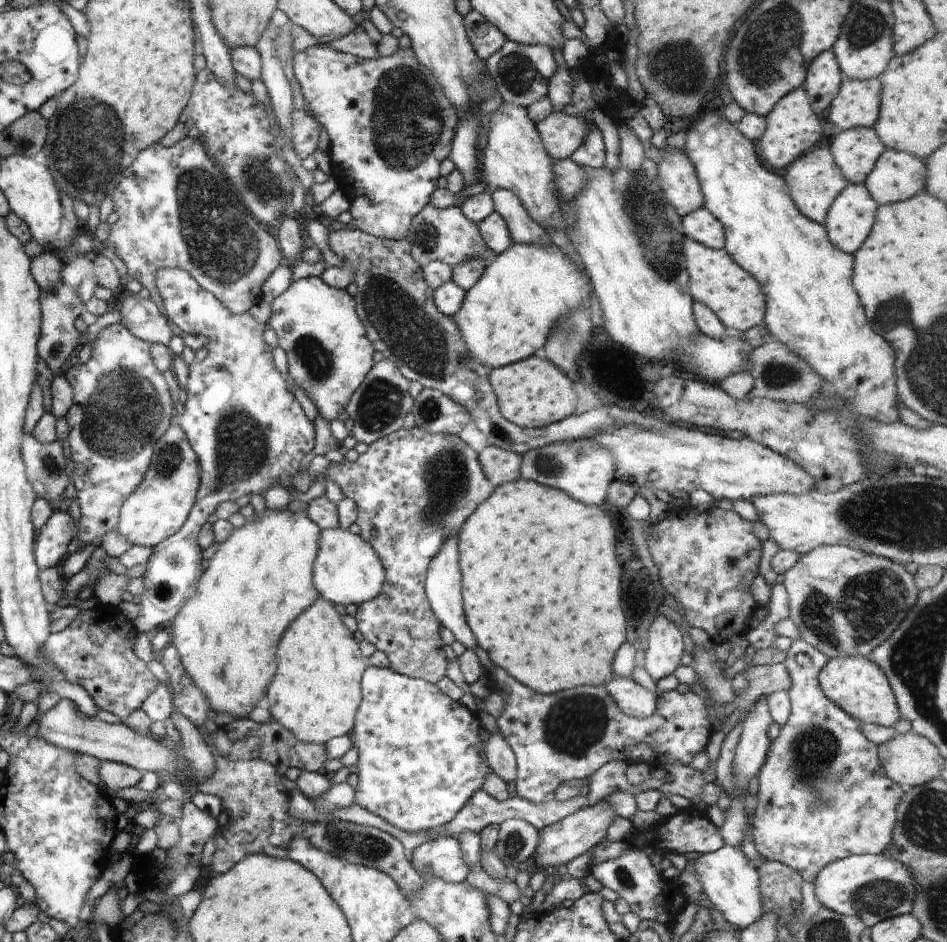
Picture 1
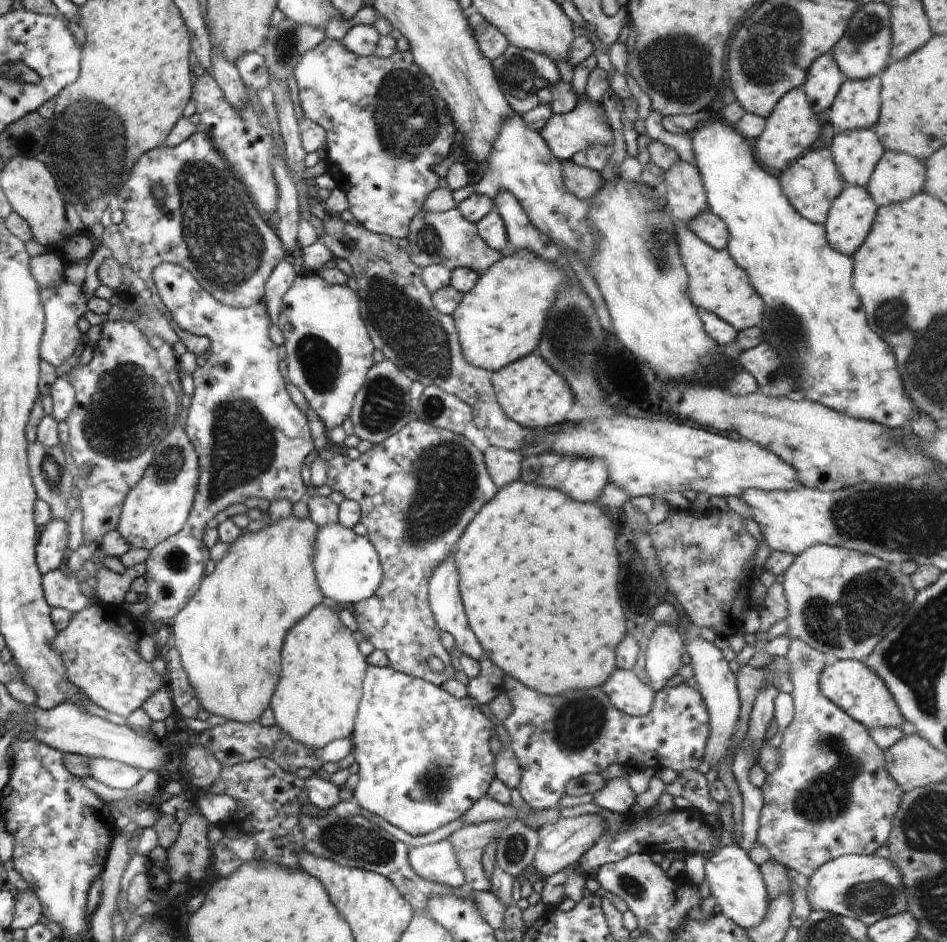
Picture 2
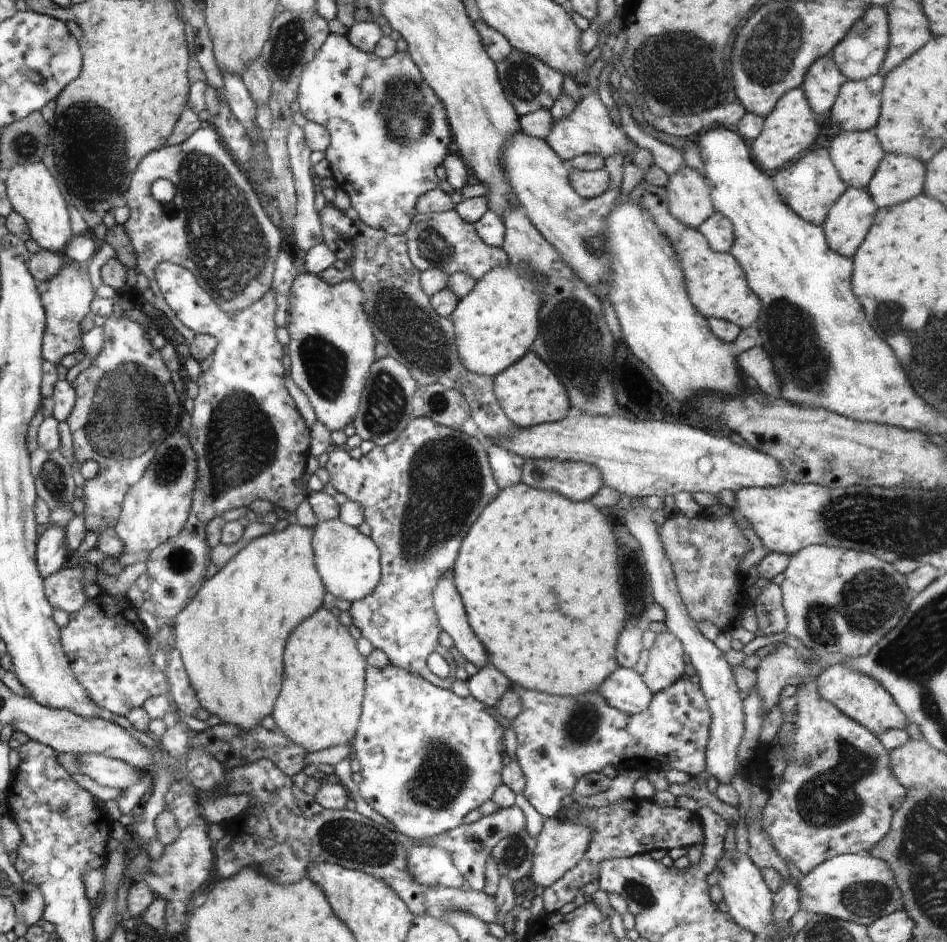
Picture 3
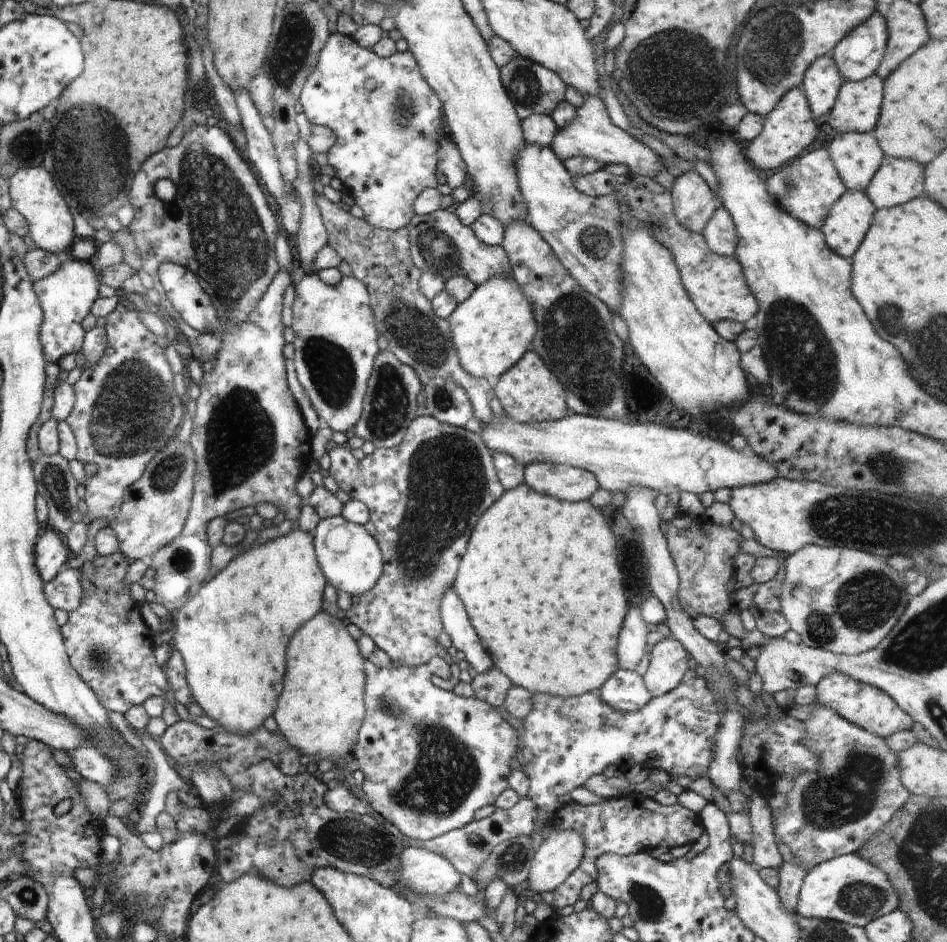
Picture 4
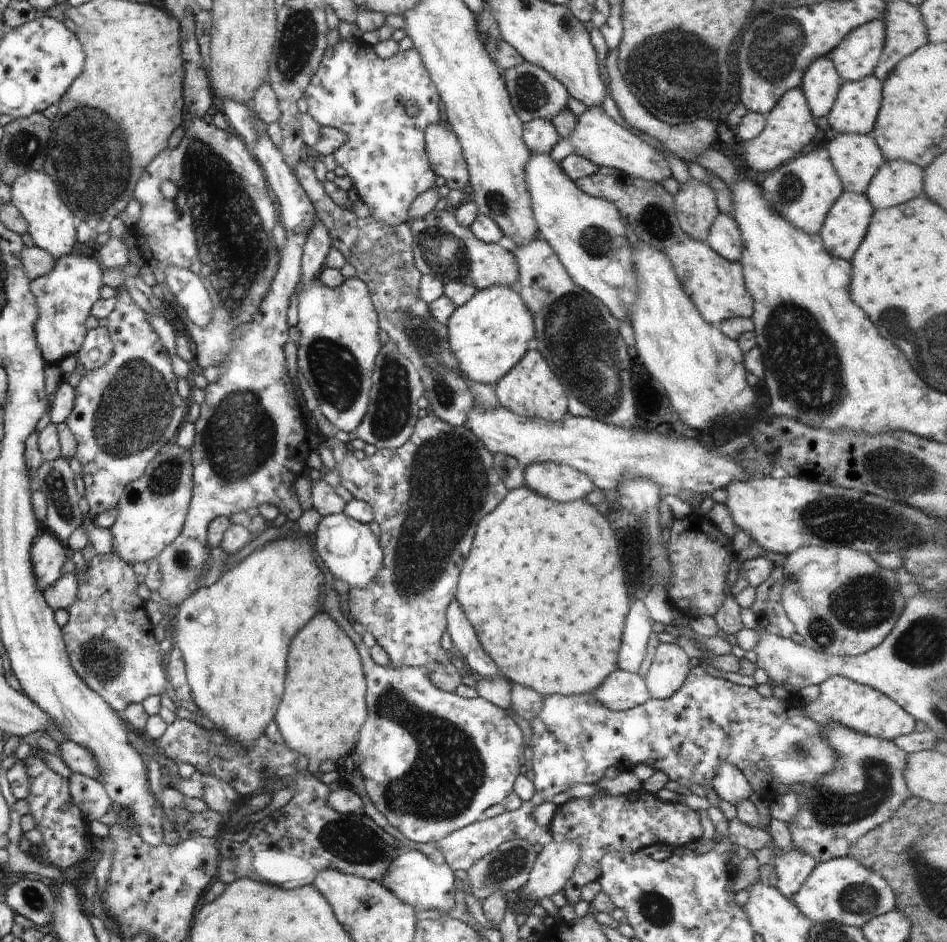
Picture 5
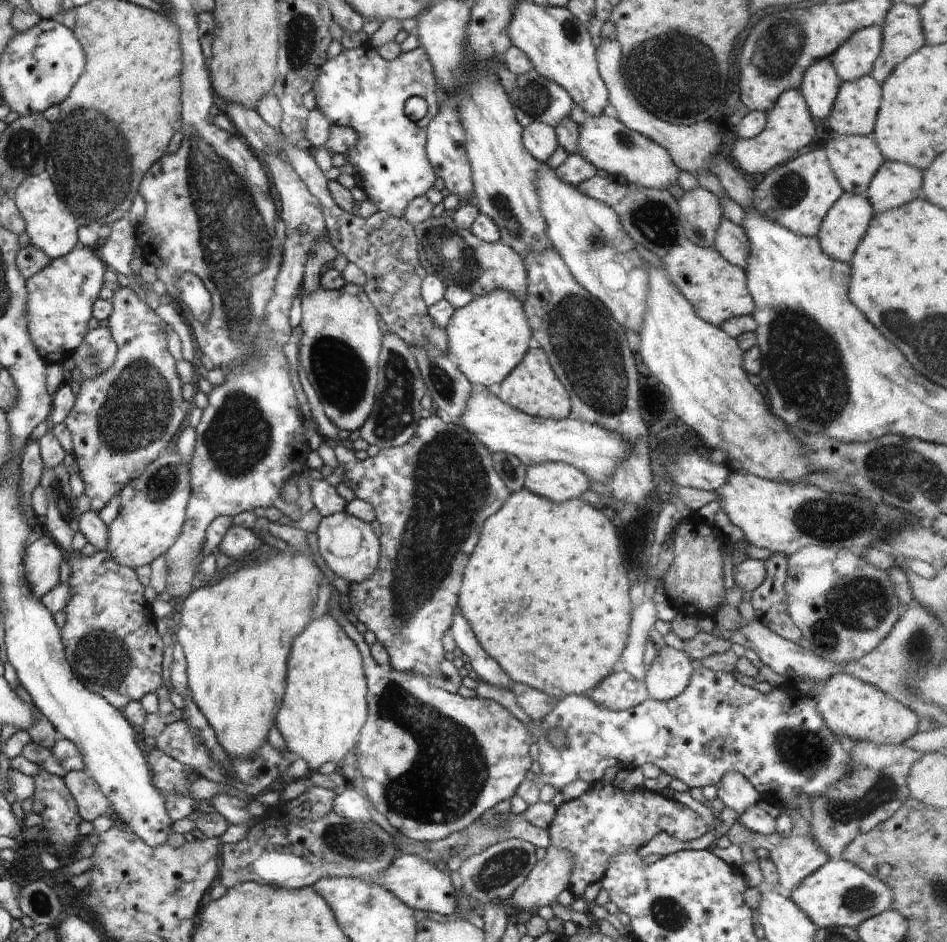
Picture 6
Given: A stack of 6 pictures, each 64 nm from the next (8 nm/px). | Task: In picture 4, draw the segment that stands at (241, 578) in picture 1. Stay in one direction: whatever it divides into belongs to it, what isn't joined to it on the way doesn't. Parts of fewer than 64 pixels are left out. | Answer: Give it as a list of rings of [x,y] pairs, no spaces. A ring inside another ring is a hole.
[[[284,528],[281,535],[274,540],[265,542],[257,548],[254,545],[250,550],[246,551],[240,556],[234,557],[234,559],[222,570],[222,572],[214,574],[214,578],[206,582],[198,594],[188,600],[184,607],[173,615],[172,632],[169,636],[174,639],[174,648],[177,652],[180,652],[180,656],[183,659],[188,687],[192,690],[194,701],[200,705],[200,708],[204,710],[205,714],[214,718],[221,726],[226,728],[232,728],[236,730],[240,736],[244,734],[254,734],[256,730],[259,730],[264,721],[273,716],[276,709],[278,698],[280,698],[283,690],[283,681],[285,676],[286,667],[286,648],[288,647],[289,640],[294,635],[294,632],[304,625],[304,622],[313,618],[318,612],[322,611],[323,593],[326,587],[326,578],[322,576],[322,572],[318,566],[315,549],[313,546],[313,536],[310,532],[304,532],[304,530],[290,531]]]

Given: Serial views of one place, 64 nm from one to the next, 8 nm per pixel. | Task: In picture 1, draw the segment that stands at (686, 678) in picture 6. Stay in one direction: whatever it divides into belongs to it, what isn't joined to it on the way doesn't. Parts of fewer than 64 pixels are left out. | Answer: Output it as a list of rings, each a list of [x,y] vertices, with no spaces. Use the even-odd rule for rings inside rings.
[[[657,614],[648,632],[648,648],[644,651],[643,666],[657,683],[672,675],[680,666],[684,654],[684,638],[679,626]]]

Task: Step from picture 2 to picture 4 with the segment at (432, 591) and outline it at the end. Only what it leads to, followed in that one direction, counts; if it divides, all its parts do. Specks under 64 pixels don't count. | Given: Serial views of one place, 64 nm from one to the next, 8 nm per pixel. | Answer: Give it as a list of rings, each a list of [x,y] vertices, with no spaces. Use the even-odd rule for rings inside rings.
[[[452,586],[440,598],[440,618],[443,631],[452,639],[452,646],[462,653],[464,666],[477,674],[484,674],[494,668],[490,656],[484,650],[478,634],[472,628],[464,604]]]

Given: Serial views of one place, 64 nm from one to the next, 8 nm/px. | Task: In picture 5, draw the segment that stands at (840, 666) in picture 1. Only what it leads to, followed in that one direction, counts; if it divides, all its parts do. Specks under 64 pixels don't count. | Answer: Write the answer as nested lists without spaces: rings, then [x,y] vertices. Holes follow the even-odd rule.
[[[832,676],[820,684],[820,694],[816,702],[808,705],[806,716],[820,725],[840,722],[842,726],[856,730],[860,734],[882,738],[888,741],[911,734],[916,728],[916,720],[896,705],[888,696],[870,686],[853,682],[848,677]]]

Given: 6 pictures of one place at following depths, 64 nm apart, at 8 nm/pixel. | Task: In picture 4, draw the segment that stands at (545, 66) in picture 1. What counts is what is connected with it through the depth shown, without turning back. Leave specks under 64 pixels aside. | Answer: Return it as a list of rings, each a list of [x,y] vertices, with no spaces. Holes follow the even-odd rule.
[[[519,55],[514,56],[508,64],[504,64],[499,69],[499,72],[508,99],[511,100],[520,121],[532,116],[532,114],[551,115],[552,110],[562,100],[565,100],[566,86],[564,85],[564,80],[557,76],[556,72],[544,68],[538,62],[530,60],[530,58],[524,58],[524,56]]]

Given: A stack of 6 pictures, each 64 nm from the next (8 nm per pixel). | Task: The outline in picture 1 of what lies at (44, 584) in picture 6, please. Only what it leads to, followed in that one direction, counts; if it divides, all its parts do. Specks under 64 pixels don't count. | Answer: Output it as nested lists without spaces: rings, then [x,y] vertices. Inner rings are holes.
[[[56,510],[40,529],[35,546],[36,562],[40,572],[60,567],[68,556],[67,548],[76,534],[76,522],[69,512]]]

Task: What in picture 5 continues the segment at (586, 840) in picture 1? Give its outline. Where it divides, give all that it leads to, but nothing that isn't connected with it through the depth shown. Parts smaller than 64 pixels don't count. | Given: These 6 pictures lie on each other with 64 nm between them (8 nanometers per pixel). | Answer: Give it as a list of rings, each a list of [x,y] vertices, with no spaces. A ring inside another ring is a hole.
[[[572,840],[550,842],[536,856],[526,885],[518,890],[520,898],[538,900],[550,898],[569,882],[580,862],[580,846]]]

